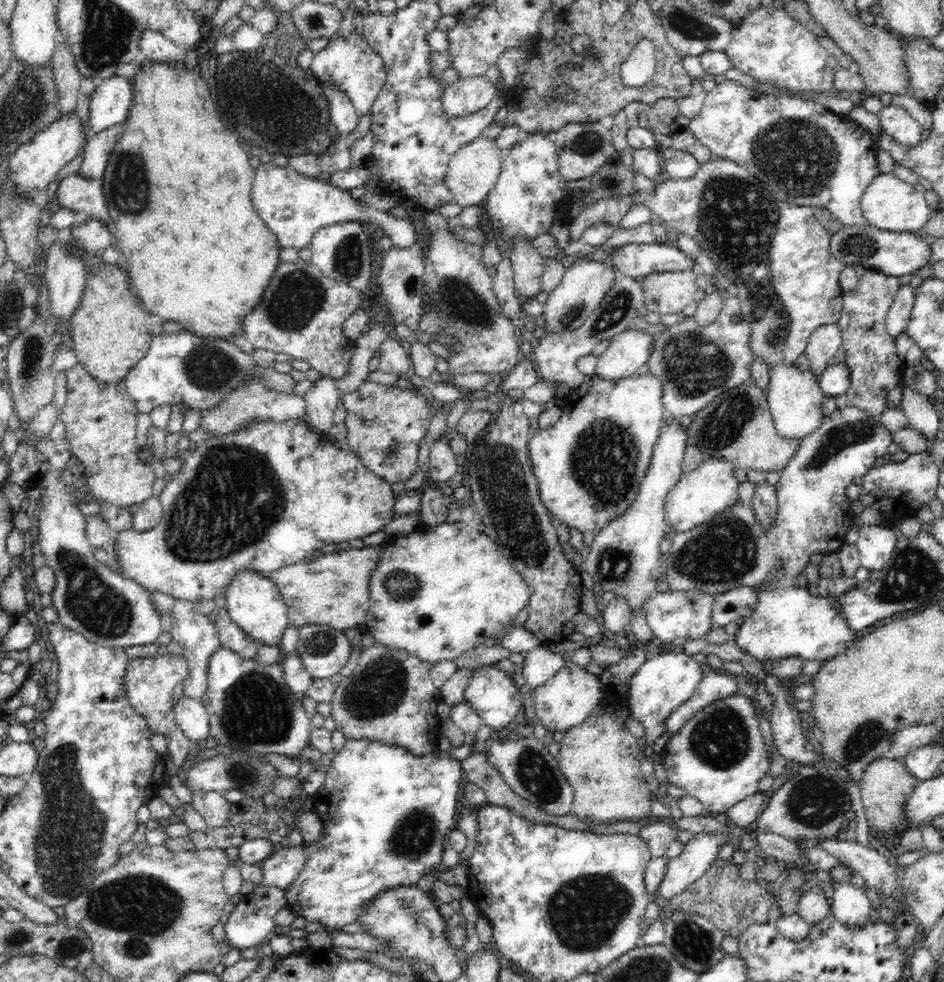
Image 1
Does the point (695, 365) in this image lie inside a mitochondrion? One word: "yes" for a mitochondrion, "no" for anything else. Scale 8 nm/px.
yes

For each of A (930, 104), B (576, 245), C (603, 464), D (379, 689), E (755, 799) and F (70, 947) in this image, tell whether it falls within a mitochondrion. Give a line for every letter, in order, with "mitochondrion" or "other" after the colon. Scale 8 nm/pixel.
A: other
B: other
C: mitochondrion
D: mitochondrion
E: other
F: mitochondrion

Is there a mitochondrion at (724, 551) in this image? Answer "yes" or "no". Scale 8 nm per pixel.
yes

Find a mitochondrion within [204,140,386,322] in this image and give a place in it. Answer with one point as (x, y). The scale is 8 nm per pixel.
(348, 258)

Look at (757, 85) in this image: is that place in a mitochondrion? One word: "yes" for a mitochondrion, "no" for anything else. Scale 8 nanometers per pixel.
no

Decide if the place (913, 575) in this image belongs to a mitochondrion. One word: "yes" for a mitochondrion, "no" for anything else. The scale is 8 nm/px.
yes

